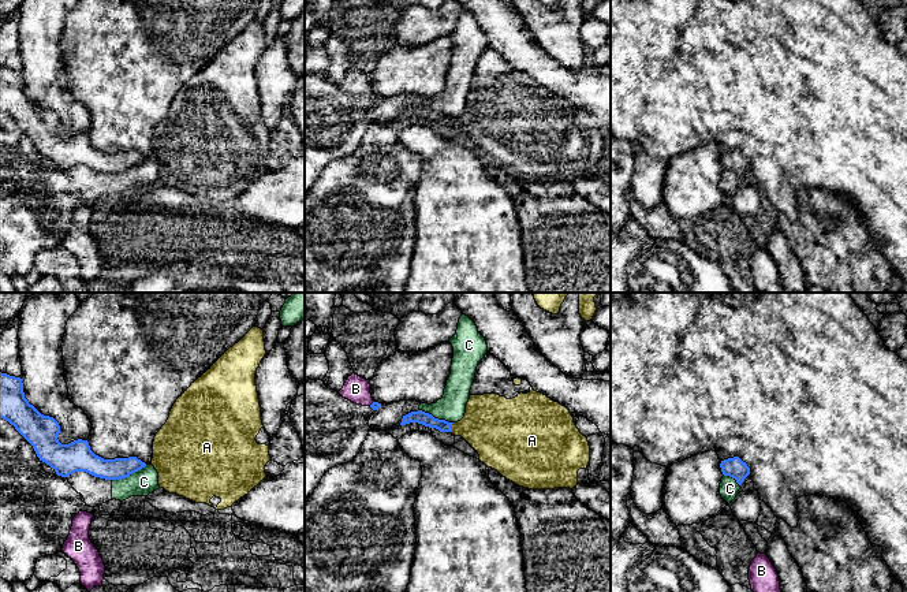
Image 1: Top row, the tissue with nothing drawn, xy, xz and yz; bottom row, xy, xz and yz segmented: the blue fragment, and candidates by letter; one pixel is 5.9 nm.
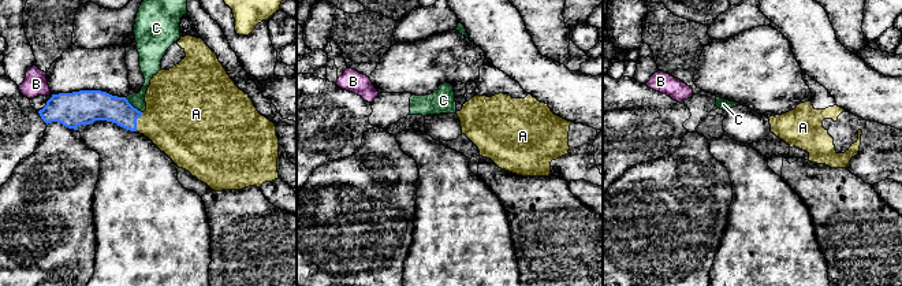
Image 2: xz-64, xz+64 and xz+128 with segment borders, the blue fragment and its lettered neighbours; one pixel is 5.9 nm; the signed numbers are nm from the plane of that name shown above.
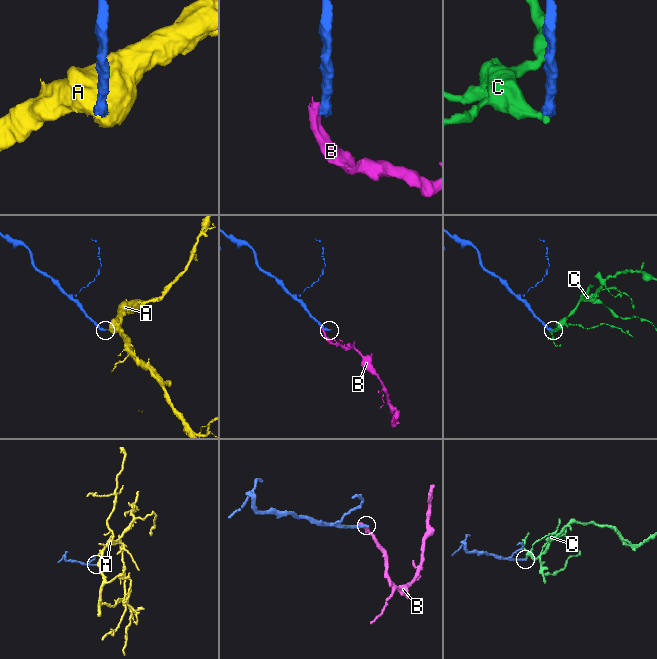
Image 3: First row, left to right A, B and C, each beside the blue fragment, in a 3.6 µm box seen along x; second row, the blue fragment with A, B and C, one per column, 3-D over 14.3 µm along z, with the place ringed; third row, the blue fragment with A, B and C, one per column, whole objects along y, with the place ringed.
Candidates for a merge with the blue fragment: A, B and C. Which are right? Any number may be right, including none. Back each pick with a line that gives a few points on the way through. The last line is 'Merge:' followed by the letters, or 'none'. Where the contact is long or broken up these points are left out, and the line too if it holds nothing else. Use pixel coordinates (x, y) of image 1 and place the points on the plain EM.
A: runs through xz (421, 111), (441, 119), (451, 119), (493, 119)
Merge: A

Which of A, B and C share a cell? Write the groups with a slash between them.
A / B / C

